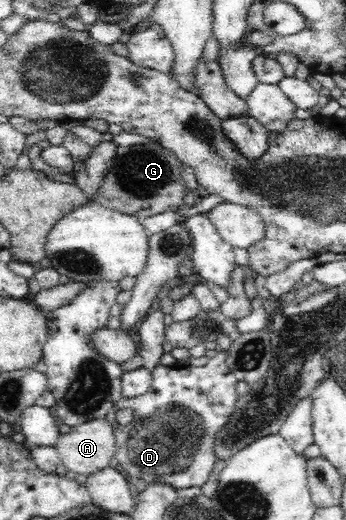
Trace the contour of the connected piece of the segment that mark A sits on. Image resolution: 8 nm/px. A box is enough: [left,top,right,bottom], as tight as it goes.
[55,418,116,477]

